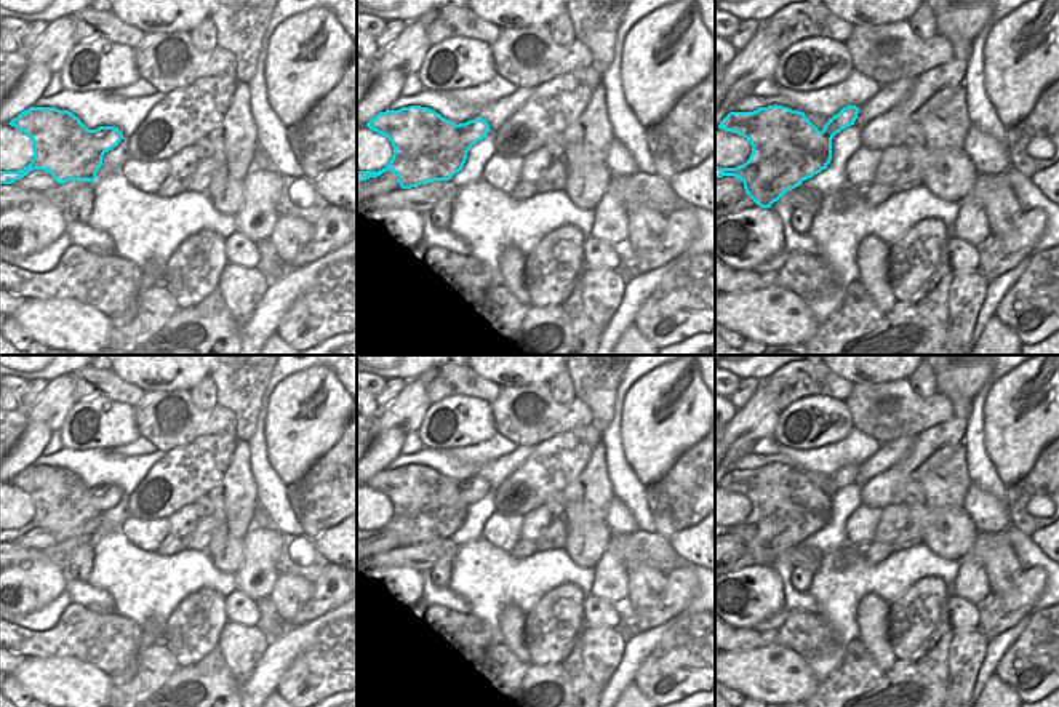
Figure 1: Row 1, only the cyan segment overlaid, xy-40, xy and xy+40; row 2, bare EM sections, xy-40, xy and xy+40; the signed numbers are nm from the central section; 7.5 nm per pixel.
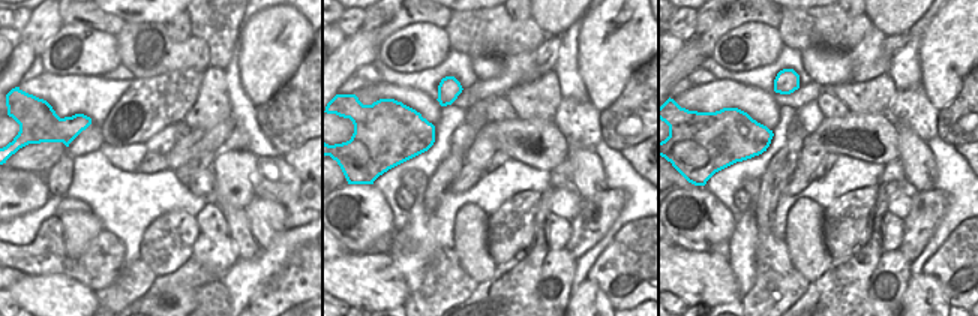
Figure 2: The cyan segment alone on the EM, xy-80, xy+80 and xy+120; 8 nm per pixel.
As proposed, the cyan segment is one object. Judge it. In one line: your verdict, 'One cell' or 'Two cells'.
Two cells.

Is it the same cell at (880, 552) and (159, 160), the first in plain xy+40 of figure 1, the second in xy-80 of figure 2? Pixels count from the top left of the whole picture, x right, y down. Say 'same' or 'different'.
same

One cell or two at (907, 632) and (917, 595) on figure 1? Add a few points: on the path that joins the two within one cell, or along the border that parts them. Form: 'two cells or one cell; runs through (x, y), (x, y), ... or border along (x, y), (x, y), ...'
one cell; runs through (911, 623), (917, 613), (917, 605)

